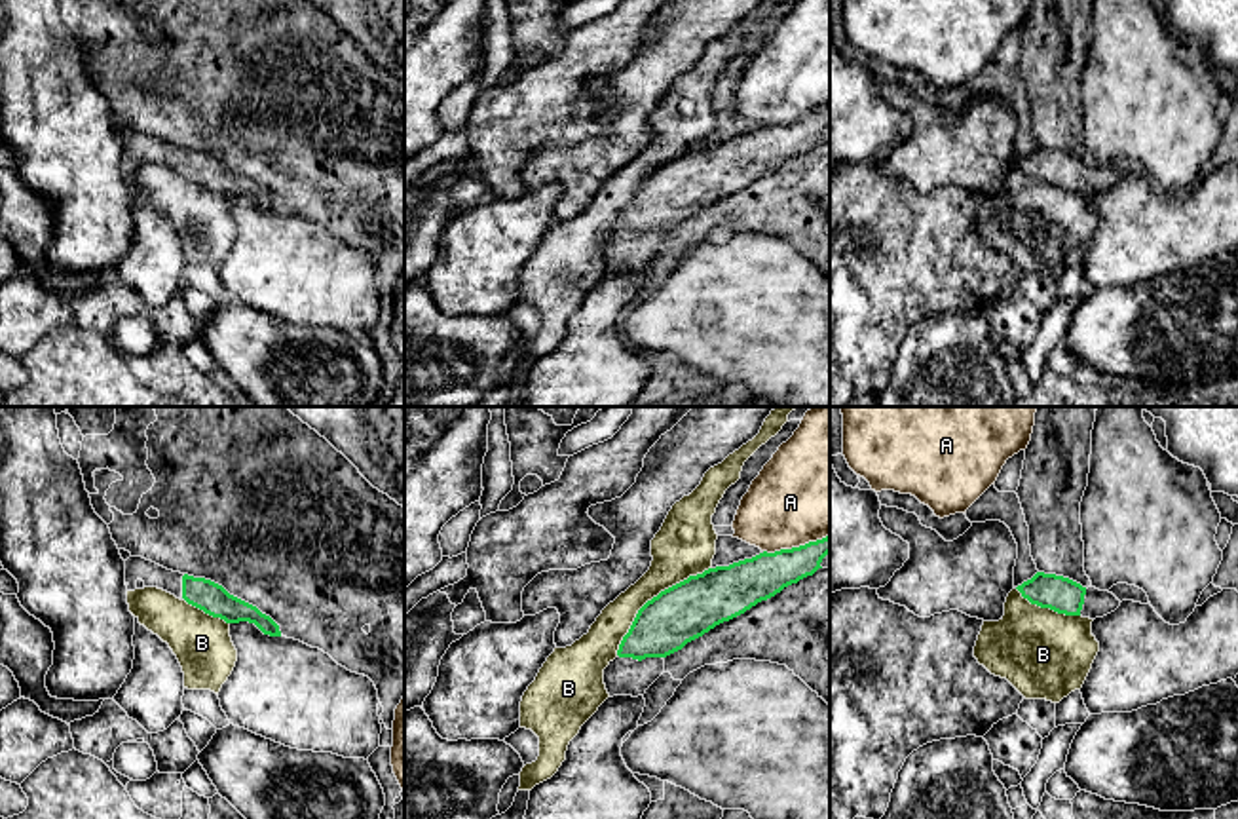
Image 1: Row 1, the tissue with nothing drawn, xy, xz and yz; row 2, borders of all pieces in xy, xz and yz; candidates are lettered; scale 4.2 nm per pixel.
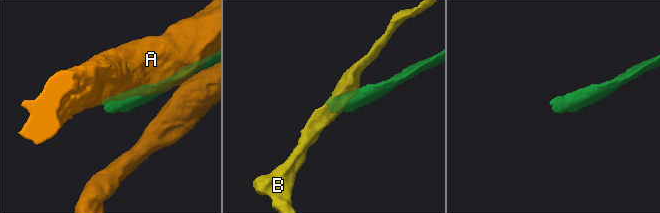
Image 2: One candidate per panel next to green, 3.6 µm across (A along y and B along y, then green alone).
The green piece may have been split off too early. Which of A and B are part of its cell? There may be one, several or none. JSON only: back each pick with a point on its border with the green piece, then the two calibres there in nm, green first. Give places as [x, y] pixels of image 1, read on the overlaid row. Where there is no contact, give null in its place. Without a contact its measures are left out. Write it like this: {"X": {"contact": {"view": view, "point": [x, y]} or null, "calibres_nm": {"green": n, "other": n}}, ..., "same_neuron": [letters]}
{"same_neuron": []}

